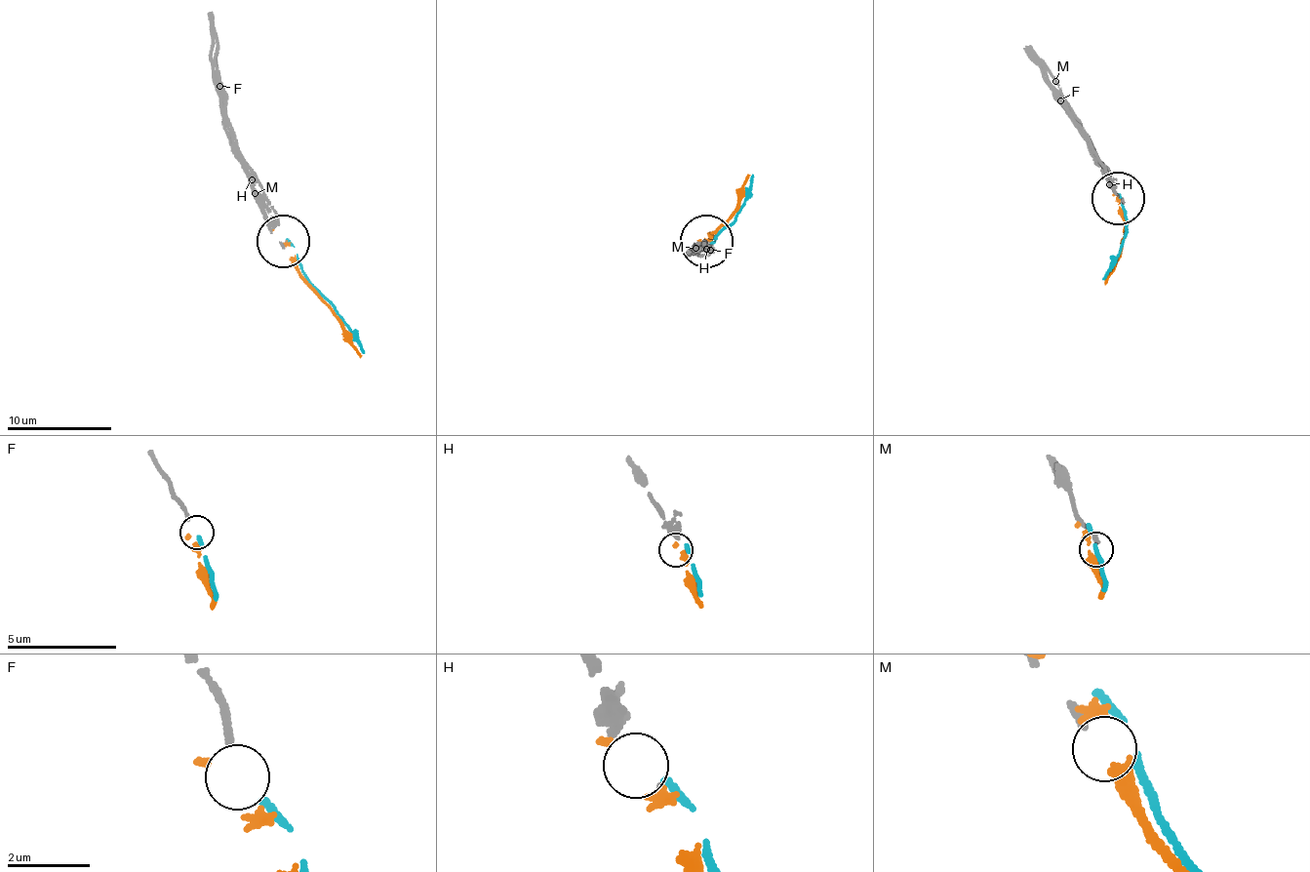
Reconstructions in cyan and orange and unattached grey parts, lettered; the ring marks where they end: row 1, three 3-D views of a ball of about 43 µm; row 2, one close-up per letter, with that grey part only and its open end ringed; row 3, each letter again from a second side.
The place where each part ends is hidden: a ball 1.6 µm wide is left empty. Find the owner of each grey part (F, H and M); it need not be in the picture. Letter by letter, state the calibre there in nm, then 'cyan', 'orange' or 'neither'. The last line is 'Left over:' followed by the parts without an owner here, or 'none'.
F: 160 nm thick; cyan
H: 30 nm thick; orange
M: 190 nm thick; neither
Left over: M

